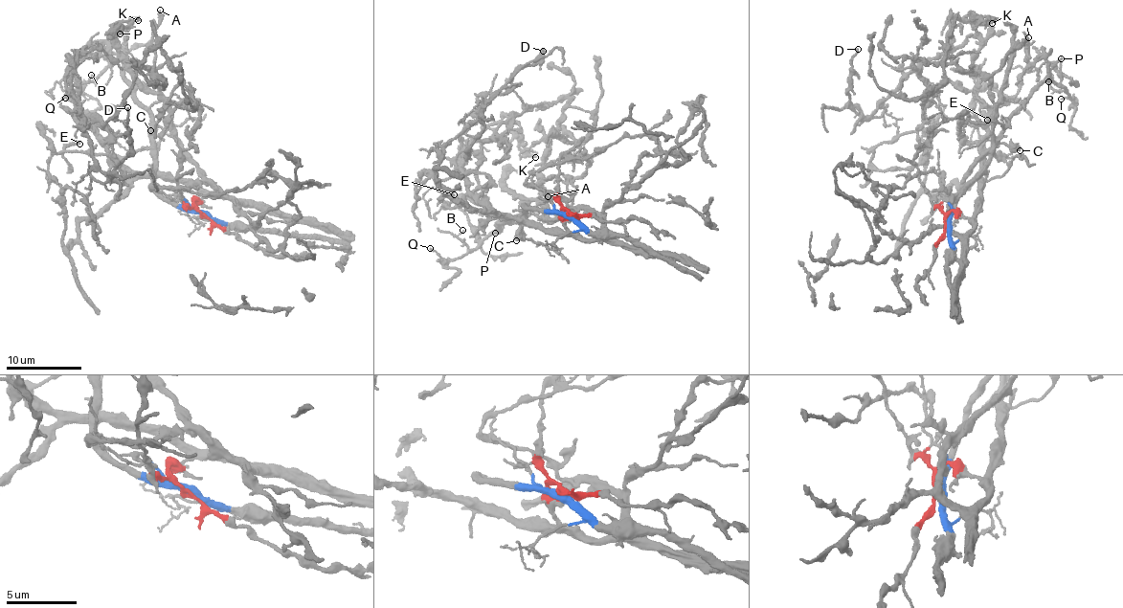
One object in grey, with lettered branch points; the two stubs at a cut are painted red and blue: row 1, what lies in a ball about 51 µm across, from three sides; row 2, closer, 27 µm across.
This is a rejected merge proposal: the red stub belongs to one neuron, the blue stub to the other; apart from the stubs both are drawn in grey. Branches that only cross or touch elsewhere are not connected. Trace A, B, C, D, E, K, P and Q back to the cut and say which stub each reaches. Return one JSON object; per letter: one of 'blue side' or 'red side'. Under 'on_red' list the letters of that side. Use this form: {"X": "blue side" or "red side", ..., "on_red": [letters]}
{"A": "red side", "B": "blue side", "C": "blue side", "D": "red side", "E": "red side", "K": "red side", "P": "blue side", "Q": "blue side", "on_red": ["A", "D", "E", "K"]}

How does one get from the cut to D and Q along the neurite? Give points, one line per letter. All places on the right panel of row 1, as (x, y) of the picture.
D: (947, 227), (952, 211), (974, 215), (981, 190), (977, 36), (923, 59), (866, 116), (847, 88), (857, 48)
Q: (947, 227), (969, 167), (993, 145), (999, 132), (1045, 79), (1074, 97), (1060, 99)

